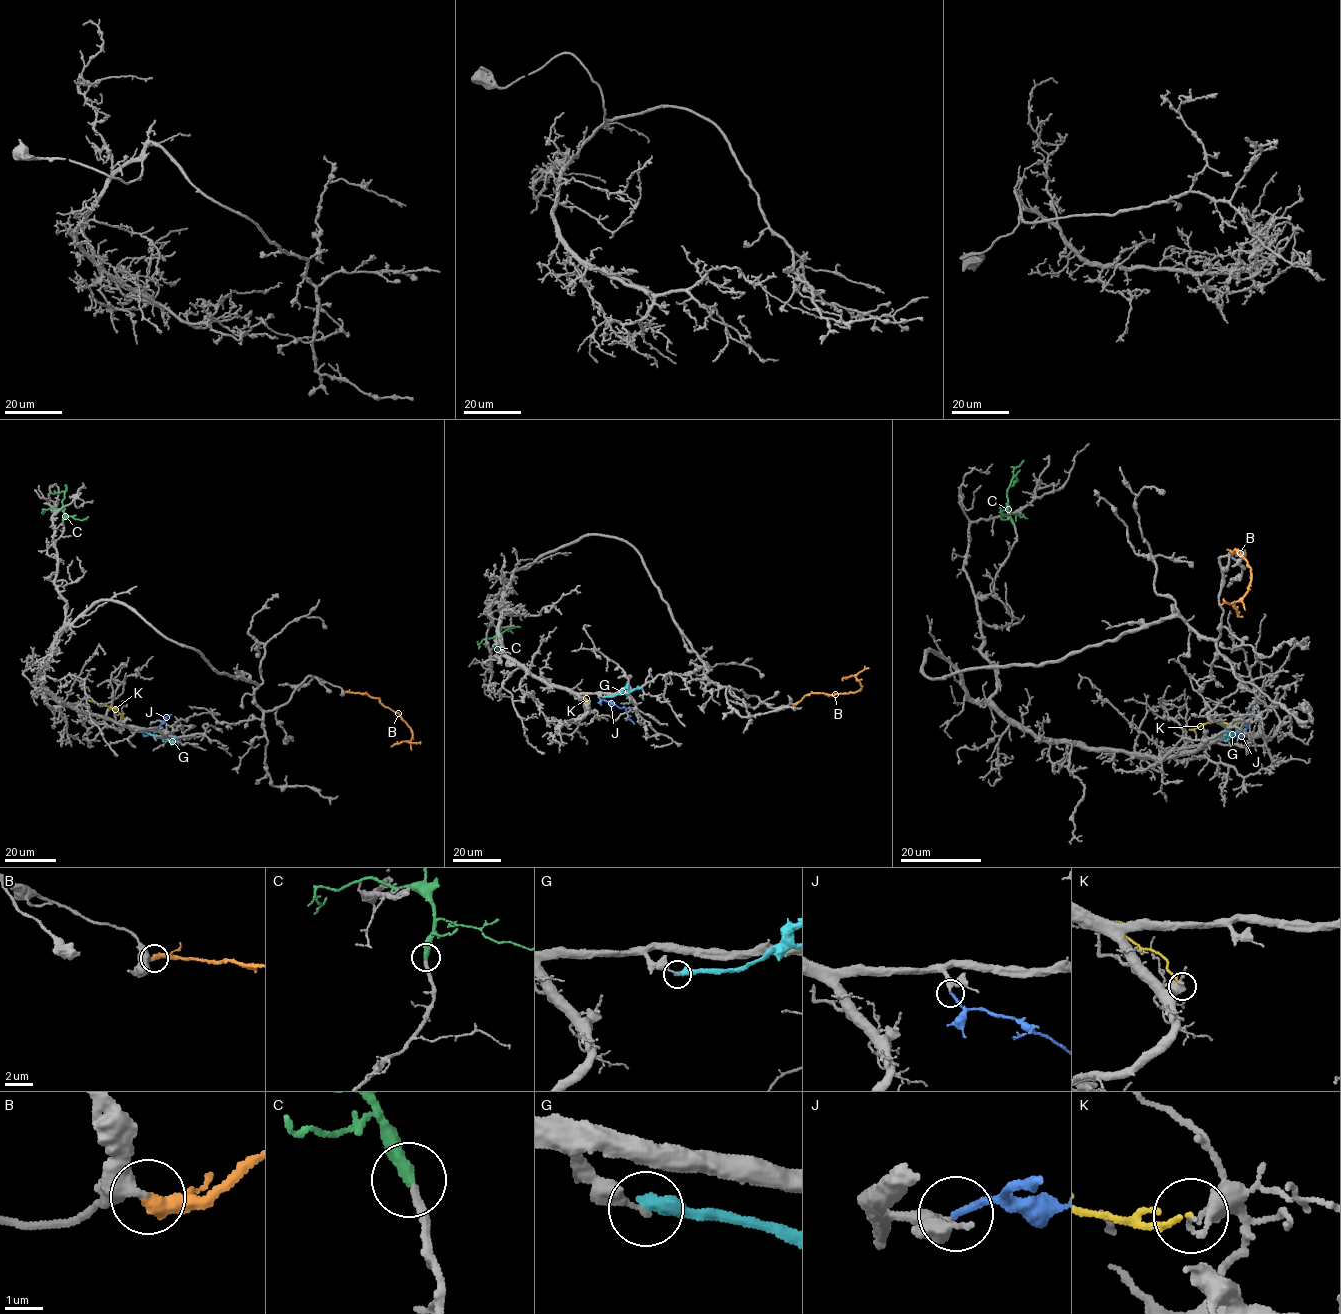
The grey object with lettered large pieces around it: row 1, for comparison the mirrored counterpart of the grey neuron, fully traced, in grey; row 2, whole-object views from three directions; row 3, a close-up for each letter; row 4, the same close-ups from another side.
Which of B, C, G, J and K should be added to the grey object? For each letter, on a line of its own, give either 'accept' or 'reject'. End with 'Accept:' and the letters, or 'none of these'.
B: reject
C: accept
G: reject
J: reject
K: reject
Accept: C

